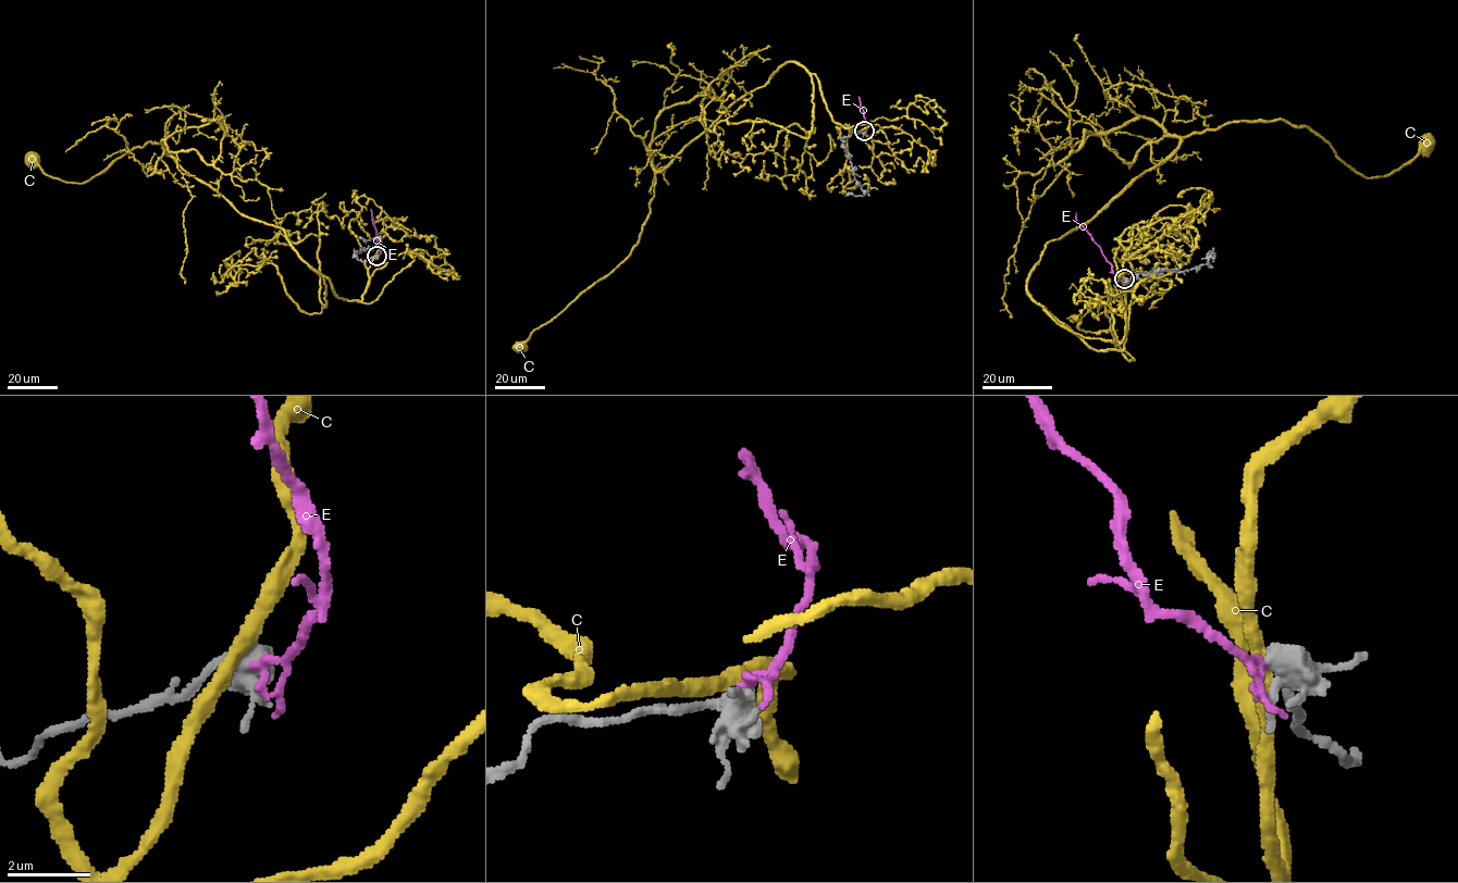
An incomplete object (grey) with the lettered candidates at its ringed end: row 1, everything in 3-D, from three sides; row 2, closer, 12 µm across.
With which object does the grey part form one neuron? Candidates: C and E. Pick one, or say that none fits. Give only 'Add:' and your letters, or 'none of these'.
Add: E

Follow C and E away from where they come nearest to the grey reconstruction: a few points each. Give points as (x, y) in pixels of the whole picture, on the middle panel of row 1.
C: (863, 132), (836, 123), (817, 77), (785, 63), (657, 171), (650, 216), (630, 255), (522, 347)
E: (864, 132), (868, 124), (857, 97)

